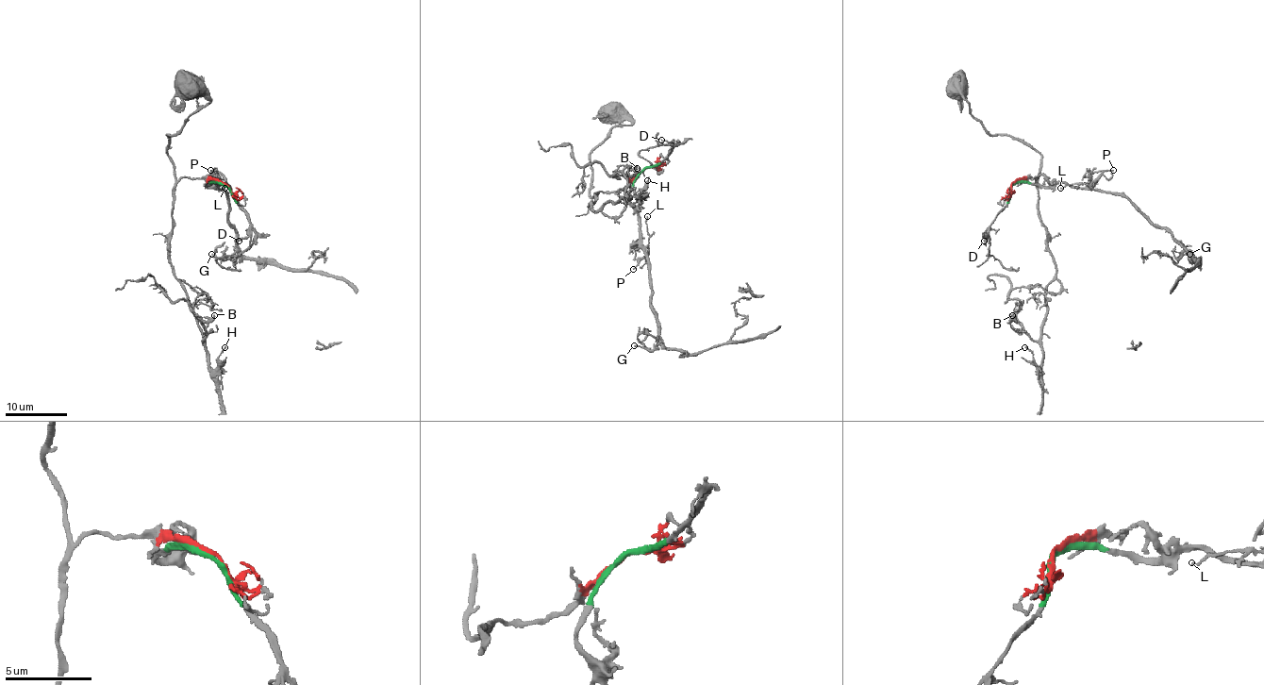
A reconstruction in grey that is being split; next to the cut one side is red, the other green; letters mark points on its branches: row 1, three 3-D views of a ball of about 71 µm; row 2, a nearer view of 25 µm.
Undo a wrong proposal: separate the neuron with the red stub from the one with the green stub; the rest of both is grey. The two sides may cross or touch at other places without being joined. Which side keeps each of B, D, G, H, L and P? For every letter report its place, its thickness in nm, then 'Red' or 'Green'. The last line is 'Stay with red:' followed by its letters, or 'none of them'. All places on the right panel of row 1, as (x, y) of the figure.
B: Place: (1012, 315). Thickness 170 nm. Red
D: Place: (984, 241). Thickness 160 nm. Green
G: Place: (1189, 254). Thickness 200 nm. Green
H: Place: (1024, 347). Thickness 160 nm. Red
L: Place: (1060, 188). Thickness 110 nm. Green
P: Place: (1113, 170). Thickness 130 nm. Green
Stay with red: B, H

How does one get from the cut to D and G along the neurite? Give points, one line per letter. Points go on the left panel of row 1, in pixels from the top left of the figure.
D: (225, 184), (250, 224), (250, 230), (239, 241)
G: (225, 184), (205, 186), (214, 182), (226, 194), (228, 221), (238, 233), (238, 255), (217, 258), (211, 253)

